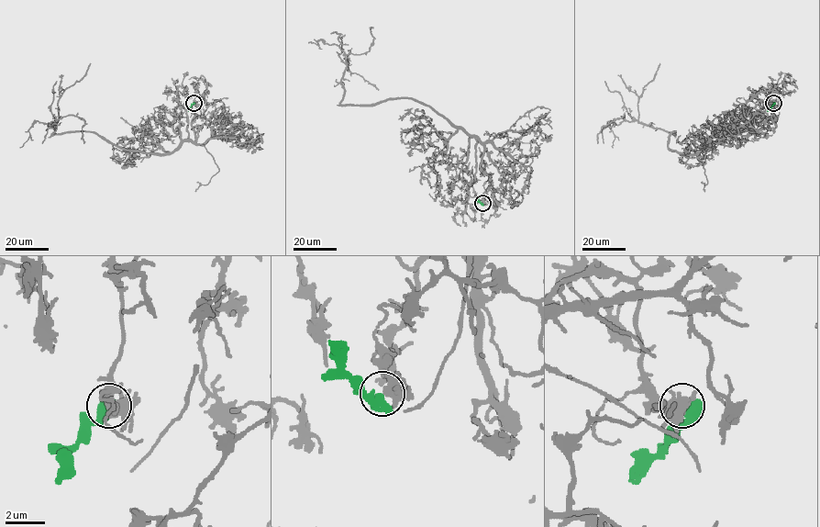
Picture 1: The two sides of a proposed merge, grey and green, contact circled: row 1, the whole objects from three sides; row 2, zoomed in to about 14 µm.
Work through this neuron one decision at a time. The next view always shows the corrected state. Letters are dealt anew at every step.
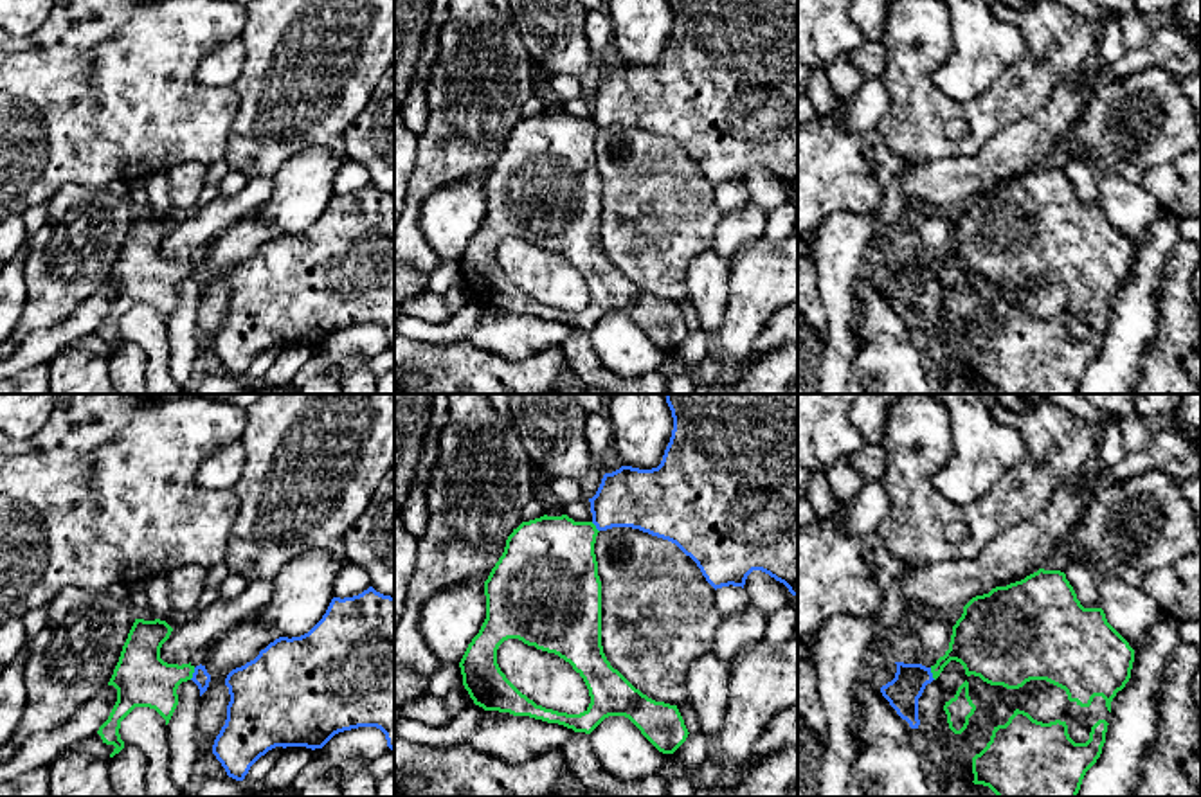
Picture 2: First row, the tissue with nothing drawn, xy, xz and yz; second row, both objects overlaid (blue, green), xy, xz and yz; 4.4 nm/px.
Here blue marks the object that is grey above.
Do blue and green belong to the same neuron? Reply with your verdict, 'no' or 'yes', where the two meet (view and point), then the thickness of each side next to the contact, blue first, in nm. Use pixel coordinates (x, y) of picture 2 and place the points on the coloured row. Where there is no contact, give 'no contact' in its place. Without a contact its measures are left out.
no; contact xy (193, 673); calibres 80 and 240 nm

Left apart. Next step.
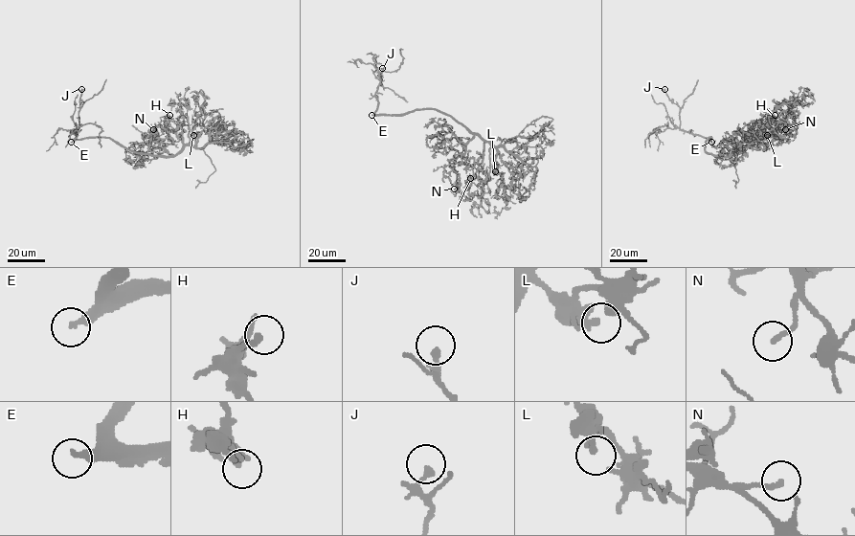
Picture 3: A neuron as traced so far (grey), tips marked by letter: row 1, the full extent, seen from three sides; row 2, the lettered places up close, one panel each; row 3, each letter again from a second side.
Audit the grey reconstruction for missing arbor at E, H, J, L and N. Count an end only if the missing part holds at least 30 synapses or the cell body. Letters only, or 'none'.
E

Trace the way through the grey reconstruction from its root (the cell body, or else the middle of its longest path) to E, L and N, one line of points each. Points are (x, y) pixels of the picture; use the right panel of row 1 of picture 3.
E: (709, 153), (705, 148), (709, 137), (711, 142)
L: (709, 153), (728, 156), (737, 145), (746, 145), (755, 136), (763, 132), (767, 135)
N: (709, 153), (732, 155), (742, 147), (750, 147), (753, 137), (769, 135), (777, 128), (785, 129)

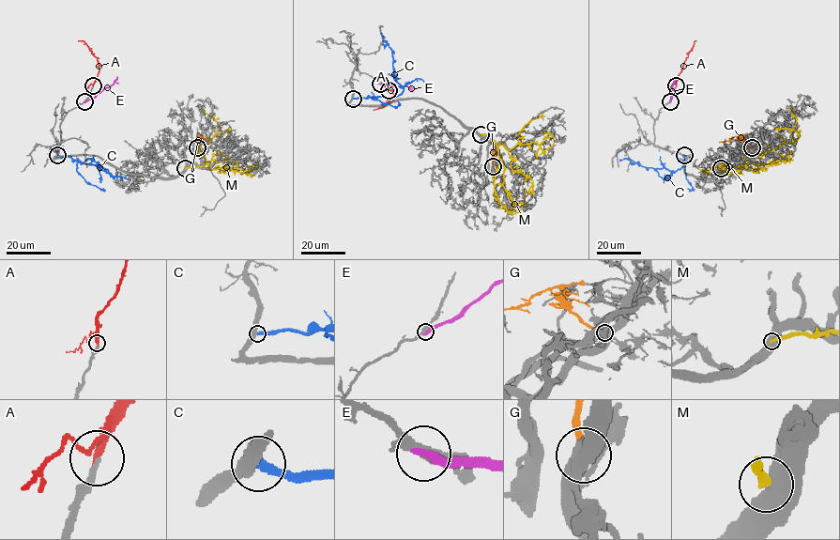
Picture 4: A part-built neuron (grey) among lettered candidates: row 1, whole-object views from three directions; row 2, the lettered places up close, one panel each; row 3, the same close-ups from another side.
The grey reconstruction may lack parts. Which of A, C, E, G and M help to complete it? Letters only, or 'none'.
A

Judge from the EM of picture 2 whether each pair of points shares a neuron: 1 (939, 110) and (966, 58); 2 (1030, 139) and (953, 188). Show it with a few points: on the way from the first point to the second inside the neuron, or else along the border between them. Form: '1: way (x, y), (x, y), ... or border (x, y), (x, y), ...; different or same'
1: border (931, 74), (957, 99), (975, 99), (987, 89); different
2: way (1011, 153), (973, 175); same

